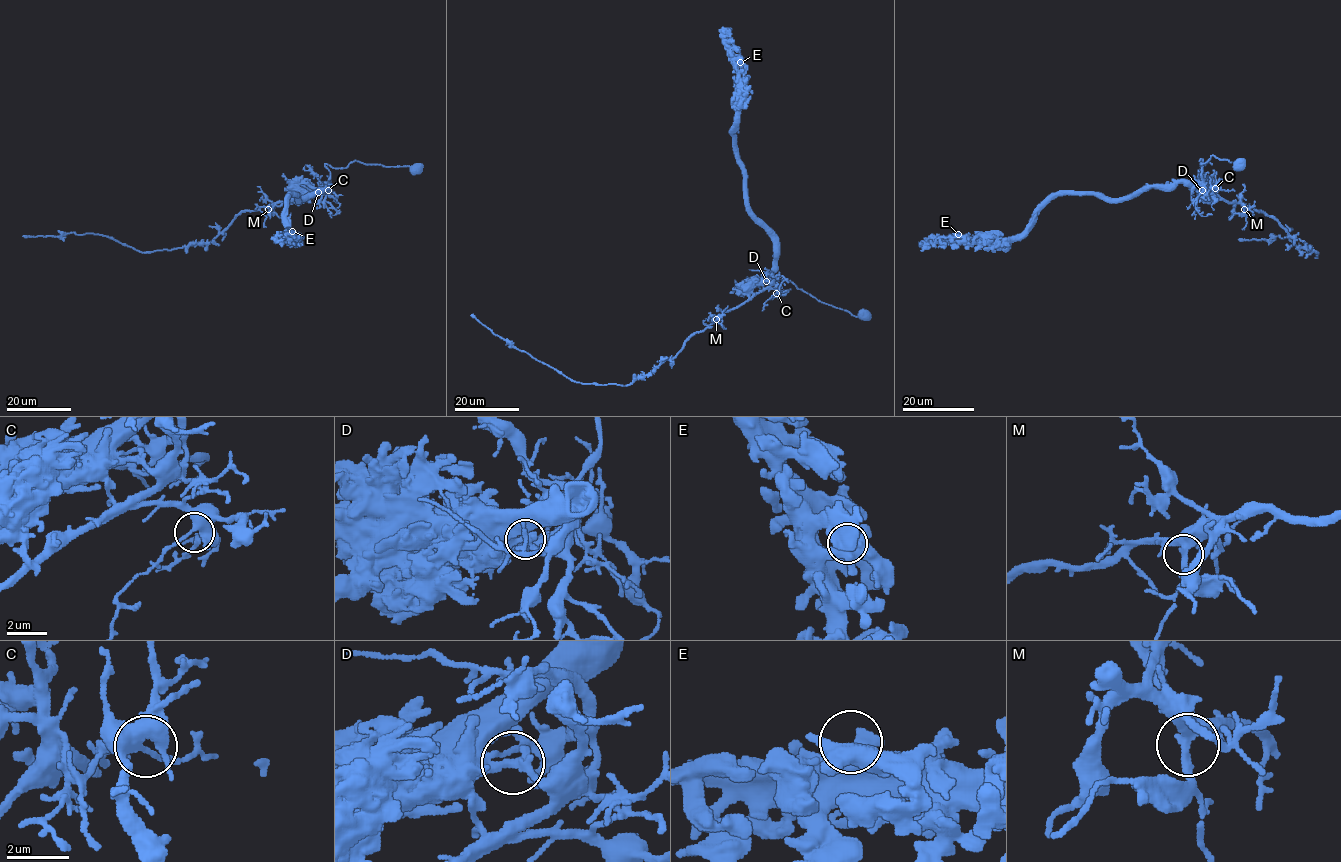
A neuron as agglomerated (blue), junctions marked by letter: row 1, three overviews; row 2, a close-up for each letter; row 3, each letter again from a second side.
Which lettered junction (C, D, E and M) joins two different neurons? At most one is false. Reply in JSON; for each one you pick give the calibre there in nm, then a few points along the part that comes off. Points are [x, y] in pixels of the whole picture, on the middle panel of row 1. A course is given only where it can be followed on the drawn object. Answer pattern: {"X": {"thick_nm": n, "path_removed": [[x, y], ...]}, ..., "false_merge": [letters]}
{"D": {"thick_nm": 280, "path_removed": [[767, 281], [770, 286], [696, 331], [673, 358], [625, 386], [573, 381], [495, 335], [470, 315]]}, "false_merge": ["D"]}

